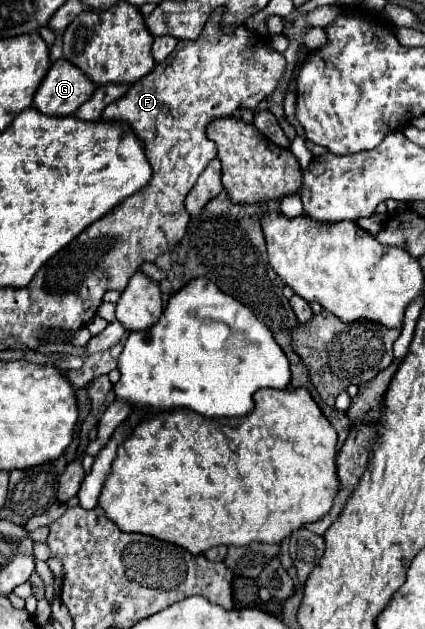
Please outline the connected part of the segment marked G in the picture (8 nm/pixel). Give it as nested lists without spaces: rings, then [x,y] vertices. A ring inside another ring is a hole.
[[[68,60],[52,62],[32,106],[48,116],[72,116],[94,92],[94,84]]]

